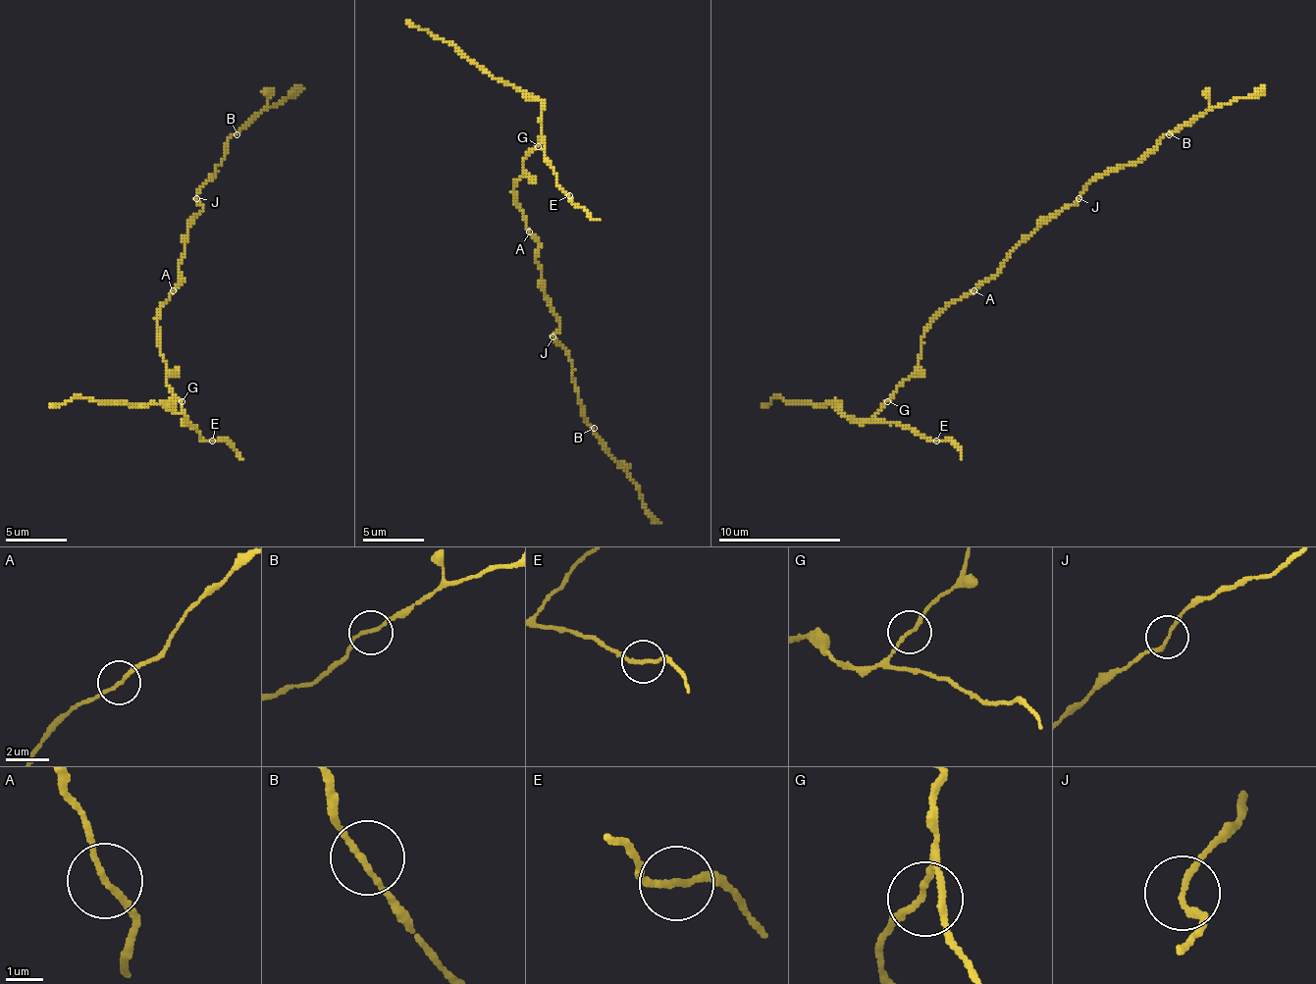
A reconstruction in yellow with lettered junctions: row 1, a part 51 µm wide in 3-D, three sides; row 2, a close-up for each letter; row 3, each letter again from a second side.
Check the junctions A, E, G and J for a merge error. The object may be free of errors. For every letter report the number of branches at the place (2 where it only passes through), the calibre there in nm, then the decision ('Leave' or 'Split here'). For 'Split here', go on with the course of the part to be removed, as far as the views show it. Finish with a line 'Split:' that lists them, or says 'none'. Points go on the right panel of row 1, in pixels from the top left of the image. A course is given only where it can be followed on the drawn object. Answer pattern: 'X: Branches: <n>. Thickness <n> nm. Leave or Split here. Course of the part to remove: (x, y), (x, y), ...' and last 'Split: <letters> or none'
A: Branches: 2. Thickness 140 nm. Leave
E: Branches: 2. Thickness 130 nm. Leave
G: Branches: 2. Thickness 140 nm. Leave
J: Branches: 2. Thickness 140 nm. Leave
Split: none

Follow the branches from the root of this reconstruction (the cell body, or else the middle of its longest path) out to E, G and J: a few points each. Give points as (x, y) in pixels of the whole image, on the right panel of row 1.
E: (982, 282), (955, 300), (930, 325), (921, 339), (918, 367), (875, 416), (906, 426), (927, 440), (936, 440)
G: (982, 282), (973, 290), (955, 300), (930, 325), (921, 339), (918, 367), (887, 401)
J: (982, 282), (988, 282), (998, 273), (1001, 263), (1023, 241), (1078, 199)

